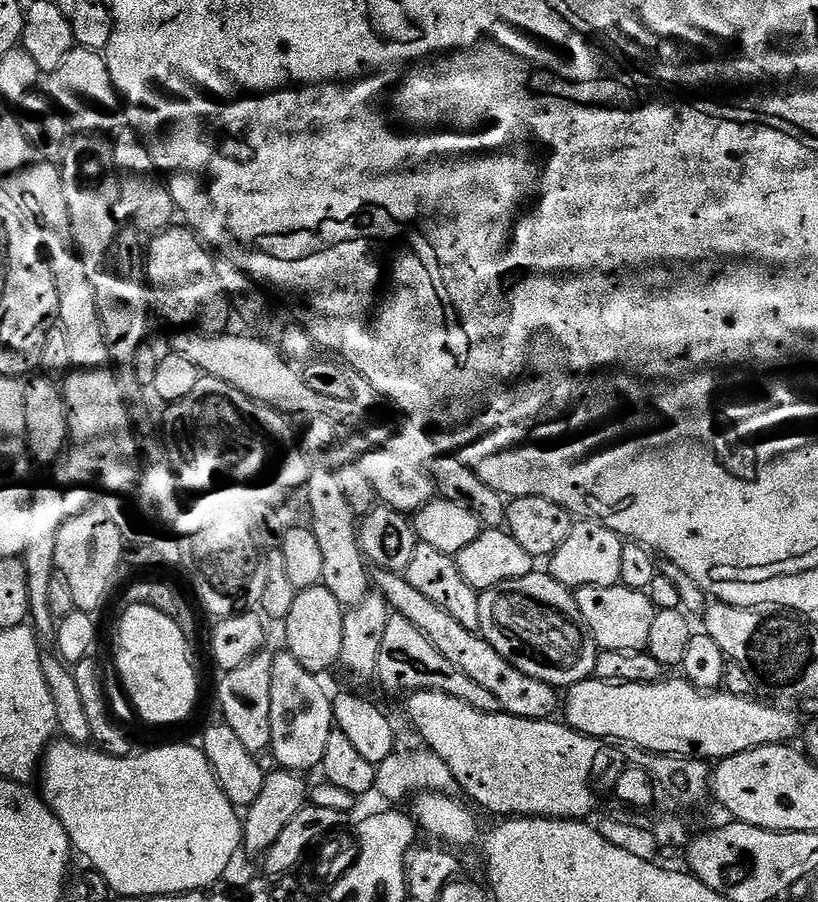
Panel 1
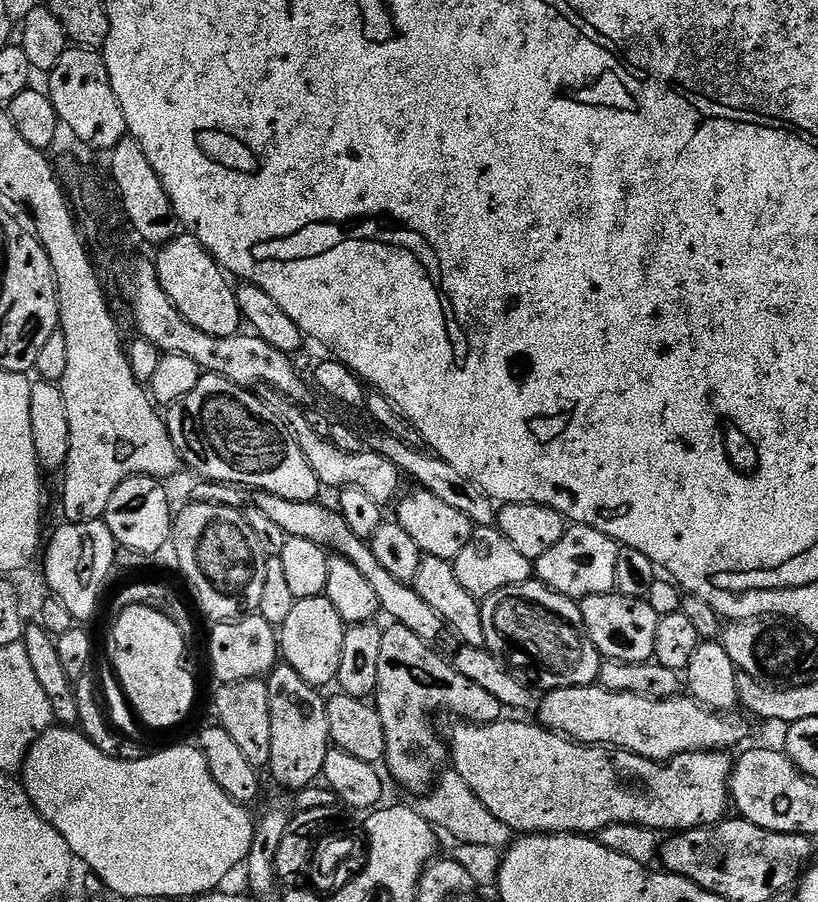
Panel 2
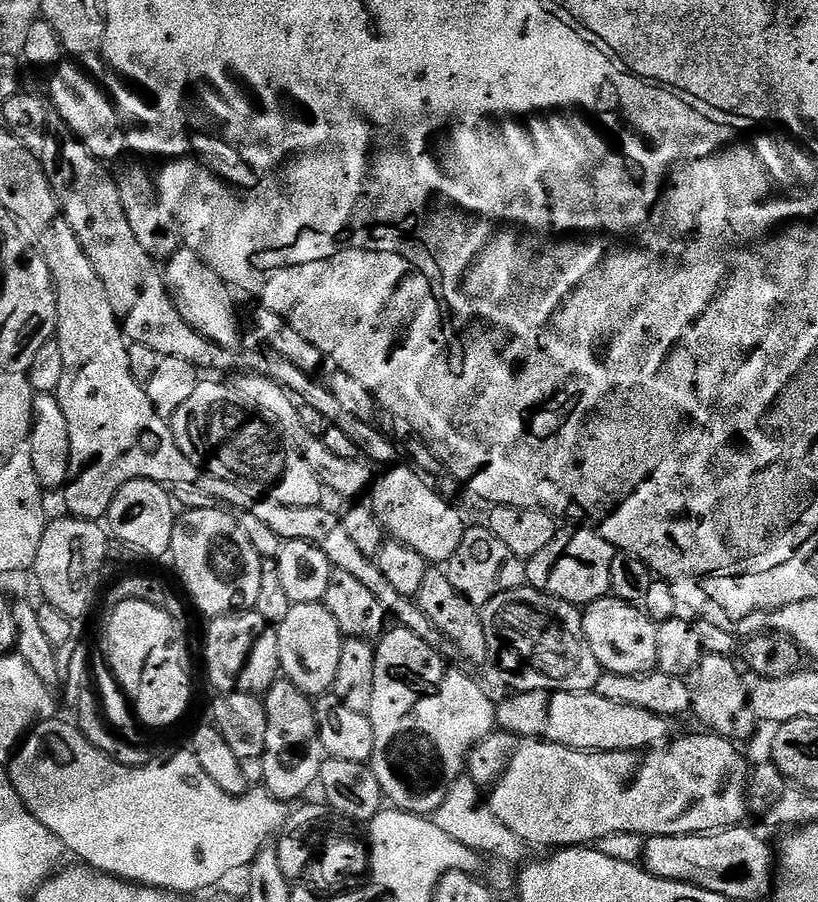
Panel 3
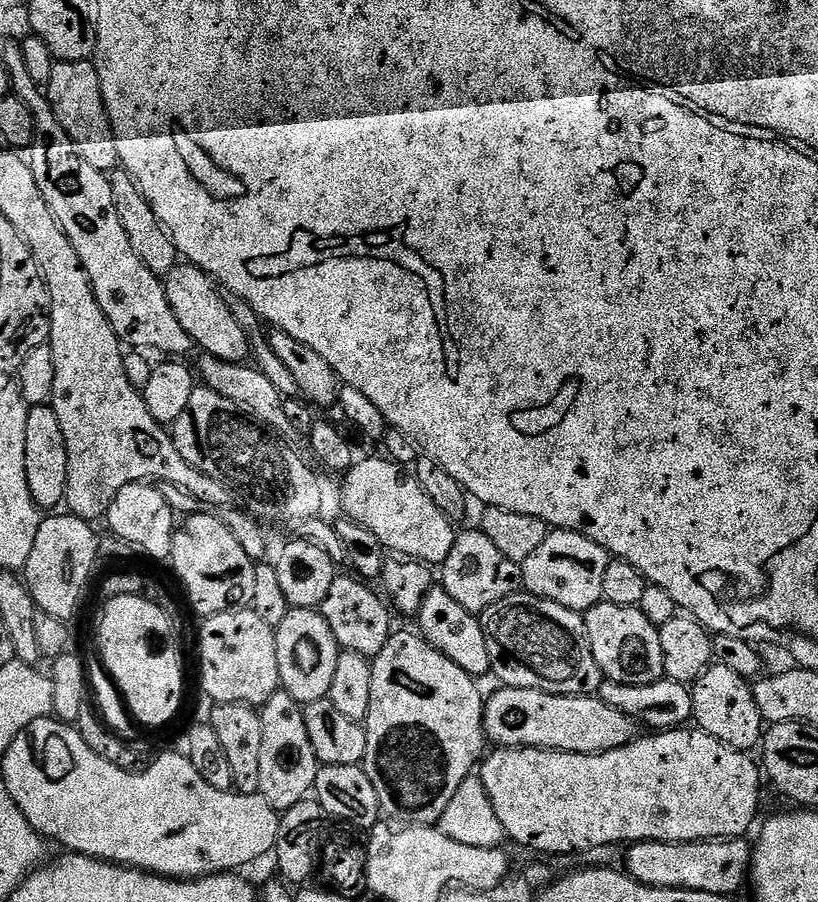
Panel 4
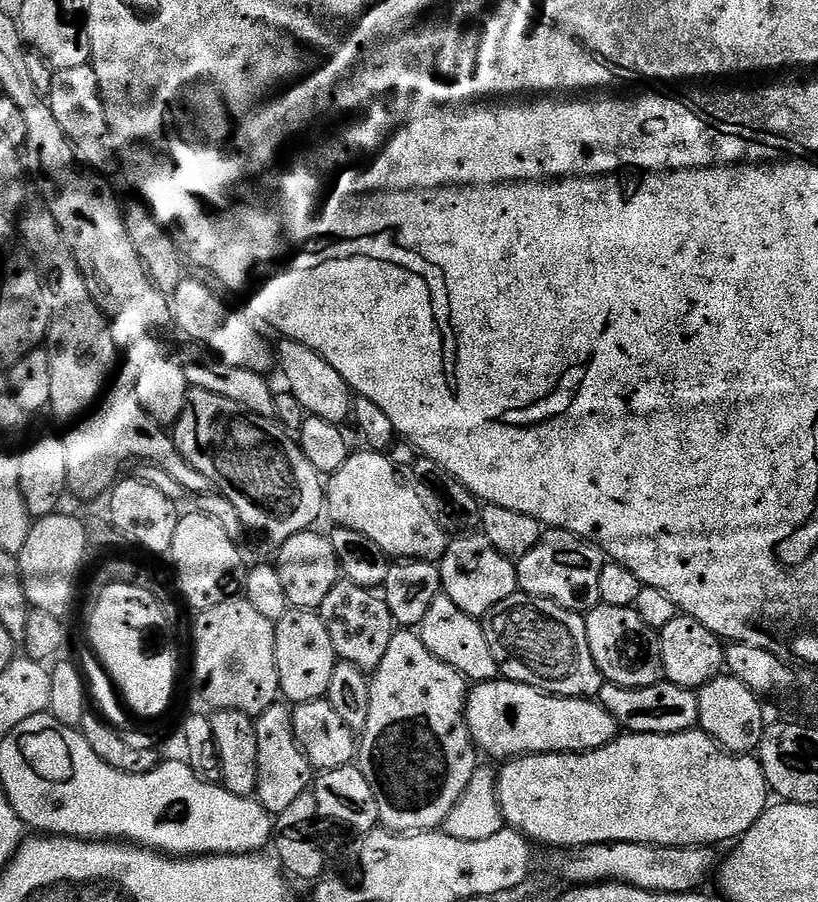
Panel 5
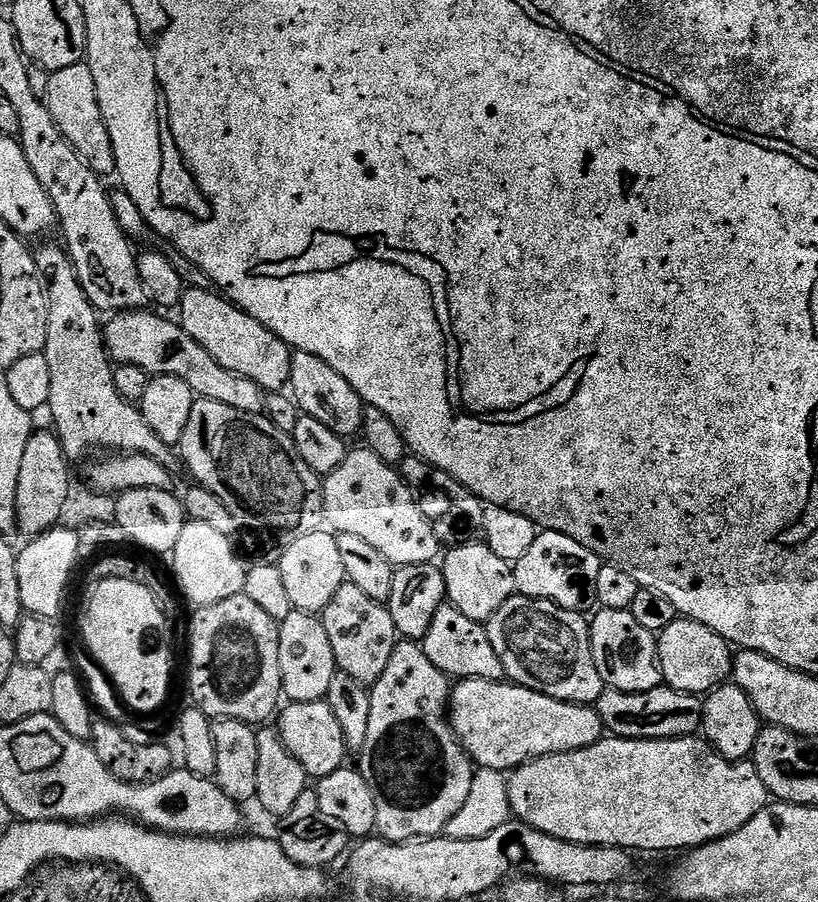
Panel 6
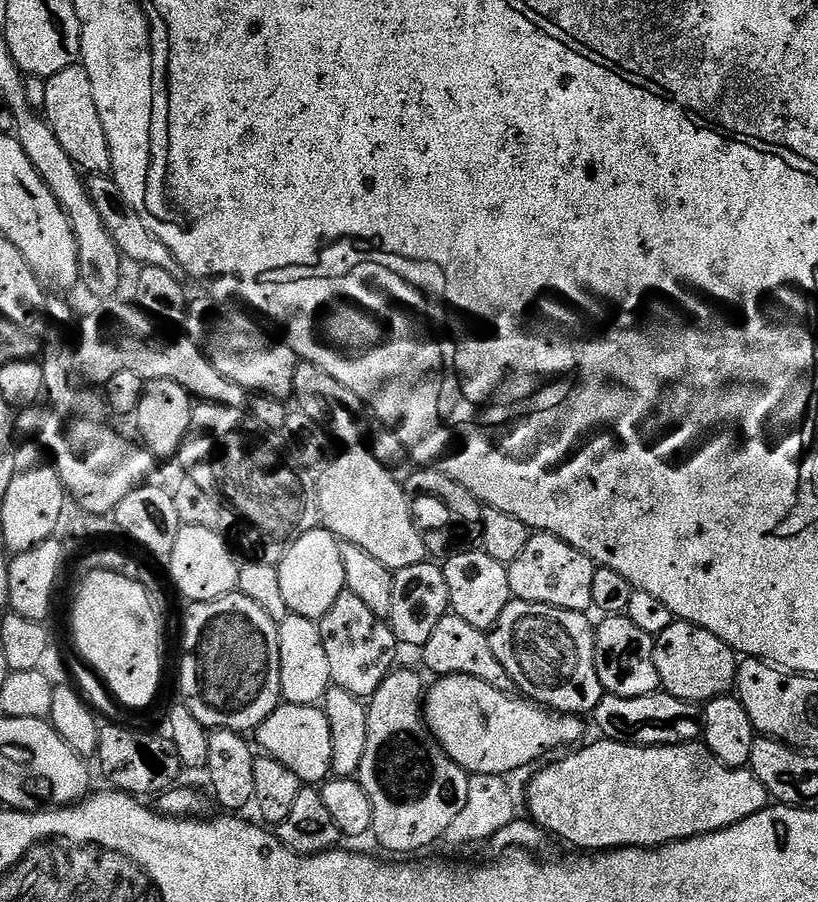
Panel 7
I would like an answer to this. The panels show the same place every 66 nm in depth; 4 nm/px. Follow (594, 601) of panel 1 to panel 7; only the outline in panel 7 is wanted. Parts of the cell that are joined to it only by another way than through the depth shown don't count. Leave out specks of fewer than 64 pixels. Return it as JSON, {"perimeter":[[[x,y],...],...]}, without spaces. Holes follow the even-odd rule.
{"perimeter":[[[627,614],[604,616],[601,621],[601,624],[597,623],[594,628],[596,633],[596,669],[605,693],[618,698],[642,698],[657,691],[660,688],[660,679],[658,678],[658,666],[654,666],[655,639],[650,634],[646,634],[646,630],[634,626],[634,622],[630,622]]]}

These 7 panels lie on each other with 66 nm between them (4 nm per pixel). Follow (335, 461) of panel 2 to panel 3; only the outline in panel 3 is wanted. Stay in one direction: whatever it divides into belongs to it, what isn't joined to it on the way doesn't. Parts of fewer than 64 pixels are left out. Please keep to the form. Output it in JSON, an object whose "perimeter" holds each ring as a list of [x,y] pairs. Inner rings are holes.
{"perimeter":[[[241,371],[239,374],[236,374],[241,374],[241,376],[233,375],[231,377],[233,380],[230,380],[230,387],[233,393],[235,393],[245,405],[251,406],[263,419],[271,422],[279,429],[284,439],[298,450],[298,454],[306,462],[306,466],[310,466],[310,470],[314,470],[314,474],[319,478],[325,489],[327,489],[329,493],[337,492],[340,496],[352,496],[348,498],[363,497],[360,495],[362,495],[363,492],[365,495],[365,492],[374,480],[373,465],[364,458],[354,460],[337,458],[334,453],[325,446],[321,437],[310,434],[310,430],[306,430],[306,426],[302,422],[302,417],[298,415],[298,410],[296,409],[297,401],[291,392],[287,392],[282,386],[278,386],[278,382],[274,377],[265,374],[263,371],[243,372],[244,371]]]}

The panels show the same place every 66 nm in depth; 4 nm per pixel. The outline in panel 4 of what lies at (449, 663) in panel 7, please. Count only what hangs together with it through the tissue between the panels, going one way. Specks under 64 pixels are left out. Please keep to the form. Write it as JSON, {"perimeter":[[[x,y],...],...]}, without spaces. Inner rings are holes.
{"perimeter":[[[434,586],[426,594],[418,613],[420,620],[419,635],[427,640],[429,646],[437,648],[450,662],[462,666],[466,674],[473,678],[488,676],[492,670],[490,650],[486,646],[486,634],[480,625],[480,616],[471,612],[466,606],[460,606],[442,586]]]}

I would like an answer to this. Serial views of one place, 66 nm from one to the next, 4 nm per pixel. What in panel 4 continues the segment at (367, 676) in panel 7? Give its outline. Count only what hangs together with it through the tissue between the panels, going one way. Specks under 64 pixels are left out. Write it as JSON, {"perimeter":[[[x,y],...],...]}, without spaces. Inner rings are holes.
{"perimeter":[[[352,574],[347,575],[336,575],[318,610],[326,618],[330,628],[334,630],[334,638],[340,644],[341,649],[347,652],[361,652],[364,656],[374,658],[392,637],[394,612],[382,599],[379,591],[378,593],[371,592],[368,589],[371,587],[363,579]]]}

